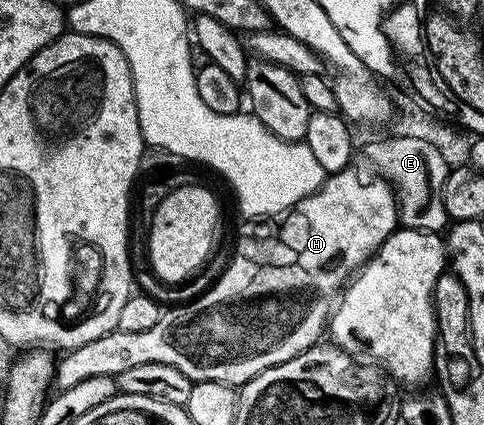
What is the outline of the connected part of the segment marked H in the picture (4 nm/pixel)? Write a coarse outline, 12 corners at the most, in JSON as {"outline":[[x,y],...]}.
{"outline":[[370,168],[248,224],[149,331],[64,352],[58,388],[165,363],[241,387],[320,344],[399,225]]}

